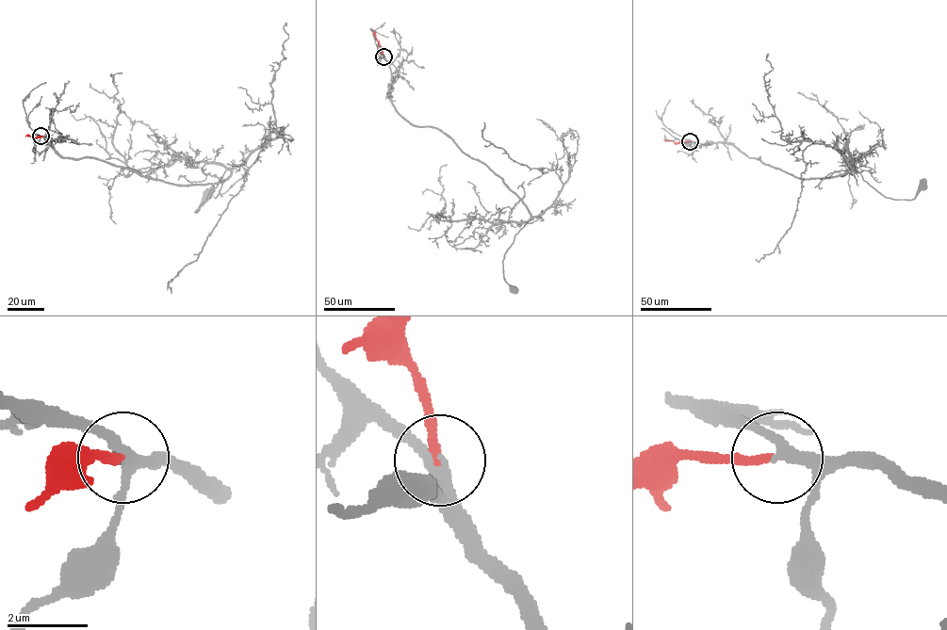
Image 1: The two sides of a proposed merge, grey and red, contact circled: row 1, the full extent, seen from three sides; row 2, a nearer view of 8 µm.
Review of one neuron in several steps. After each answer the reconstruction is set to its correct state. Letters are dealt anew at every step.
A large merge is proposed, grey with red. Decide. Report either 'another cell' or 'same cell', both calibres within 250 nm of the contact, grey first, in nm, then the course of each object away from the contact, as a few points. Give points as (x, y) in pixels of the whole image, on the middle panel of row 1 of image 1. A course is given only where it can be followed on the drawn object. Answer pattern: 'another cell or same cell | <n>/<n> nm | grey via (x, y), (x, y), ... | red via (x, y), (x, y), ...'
same cell | 240/200 nm | grey via (383, 56), (396, 110), (412, 123), (440, 129), (482, 162), (530, 214), (503, 261), (513, 288) | red via (383, 56), (373, 30)

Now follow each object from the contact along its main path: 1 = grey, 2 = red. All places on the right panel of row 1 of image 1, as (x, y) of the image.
1: (690, 141), (730, 143), (804, 179), (840, 176), (854, 167), (894, 200), (911, 200), (922, 185)
2: (690, 141), (675, 143), (663, 139)

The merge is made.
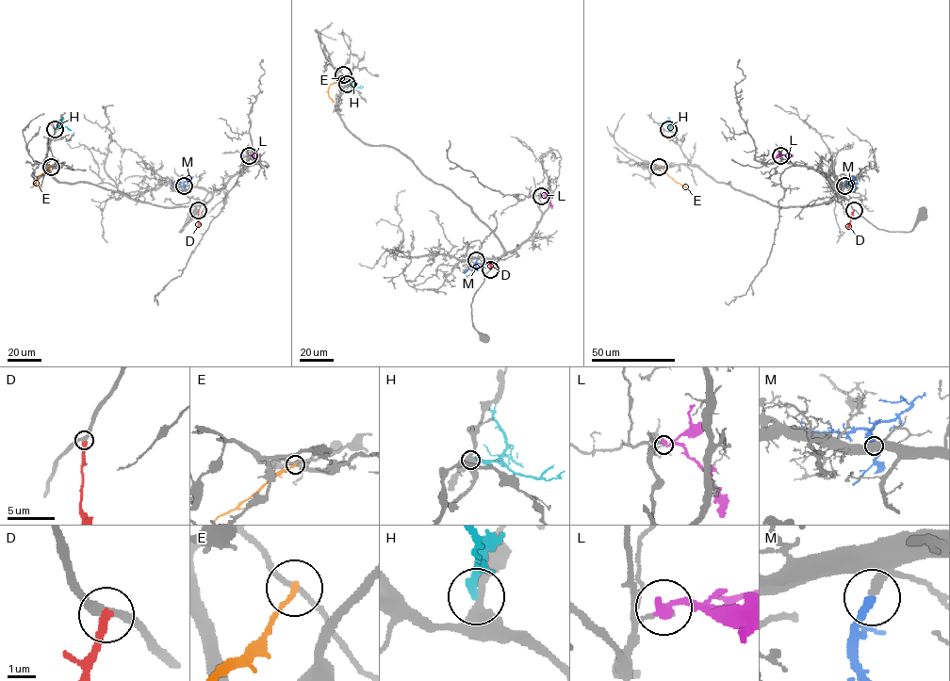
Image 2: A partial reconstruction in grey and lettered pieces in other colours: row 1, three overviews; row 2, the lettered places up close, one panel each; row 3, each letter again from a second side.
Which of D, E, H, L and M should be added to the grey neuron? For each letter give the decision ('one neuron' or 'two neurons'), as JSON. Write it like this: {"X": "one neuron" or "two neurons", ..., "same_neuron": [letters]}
{"D": "two neurons", "E": "two neurons", "H": "two neurons", "L": "two neurons", "M": "one neuron", "same_neuron": ["M"]}

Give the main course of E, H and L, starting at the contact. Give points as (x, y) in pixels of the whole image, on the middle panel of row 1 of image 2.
E: (343, 74), (329, 87), (329, 96), (333, 102)
H: (347, 84), (364, 87)
L: (541, 195), (548, 201), (552, 208)

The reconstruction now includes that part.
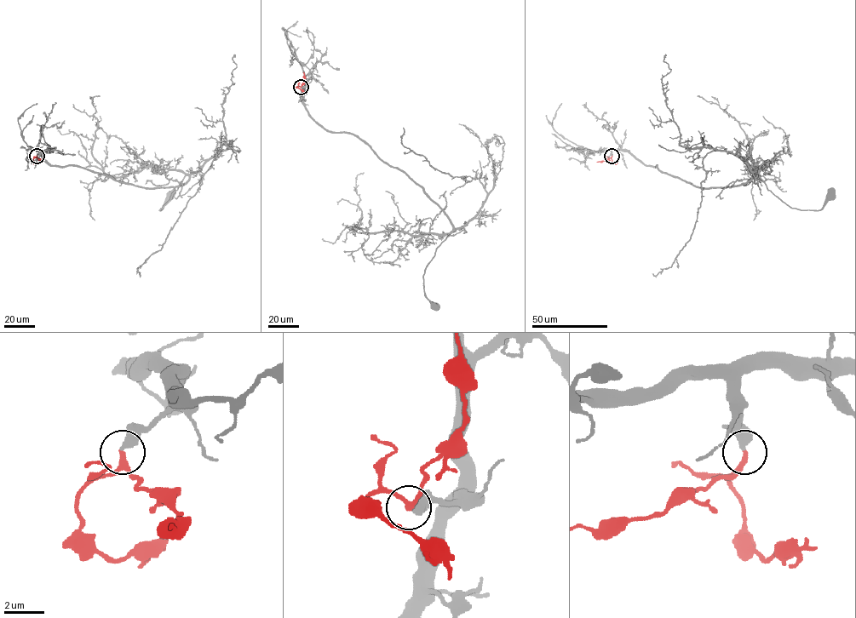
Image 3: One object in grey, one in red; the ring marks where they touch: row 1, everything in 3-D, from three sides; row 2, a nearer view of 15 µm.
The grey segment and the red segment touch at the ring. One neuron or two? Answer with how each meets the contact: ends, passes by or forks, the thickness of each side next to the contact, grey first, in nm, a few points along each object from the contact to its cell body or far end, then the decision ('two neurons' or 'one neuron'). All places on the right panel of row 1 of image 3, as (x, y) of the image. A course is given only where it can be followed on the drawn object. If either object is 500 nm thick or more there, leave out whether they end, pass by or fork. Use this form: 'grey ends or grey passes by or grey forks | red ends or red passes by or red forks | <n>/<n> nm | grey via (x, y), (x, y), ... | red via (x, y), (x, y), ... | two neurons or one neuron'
grey ends | red passes by | 440/200 nm | grey via (611, 155), (611, 150), (625, 150), (704, 188), (742, 185), (757, 175), (801, 210), (818, 210), (830, 195) | red via (611, 156), (606, 161), (597, 162) | one neuron

